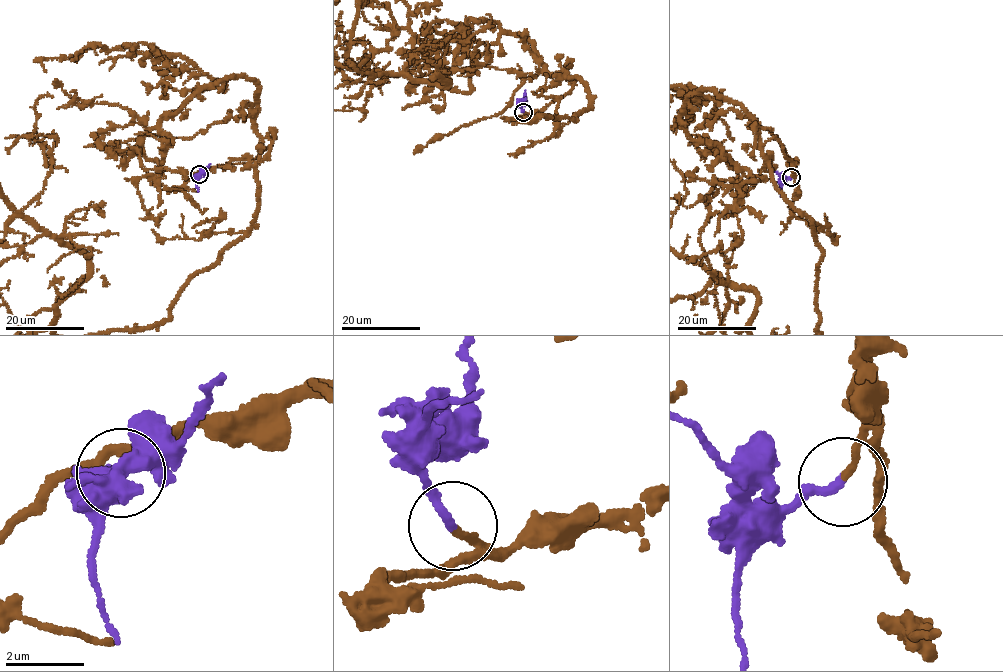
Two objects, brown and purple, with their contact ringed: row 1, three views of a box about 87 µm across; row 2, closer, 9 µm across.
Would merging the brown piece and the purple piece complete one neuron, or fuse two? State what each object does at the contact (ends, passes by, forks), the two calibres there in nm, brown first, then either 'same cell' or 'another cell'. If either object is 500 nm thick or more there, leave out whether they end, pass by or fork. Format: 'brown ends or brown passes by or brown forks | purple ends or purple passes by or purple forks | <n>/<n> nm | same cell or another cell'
brown ends | purple ends | 180/220 nm | same cell

